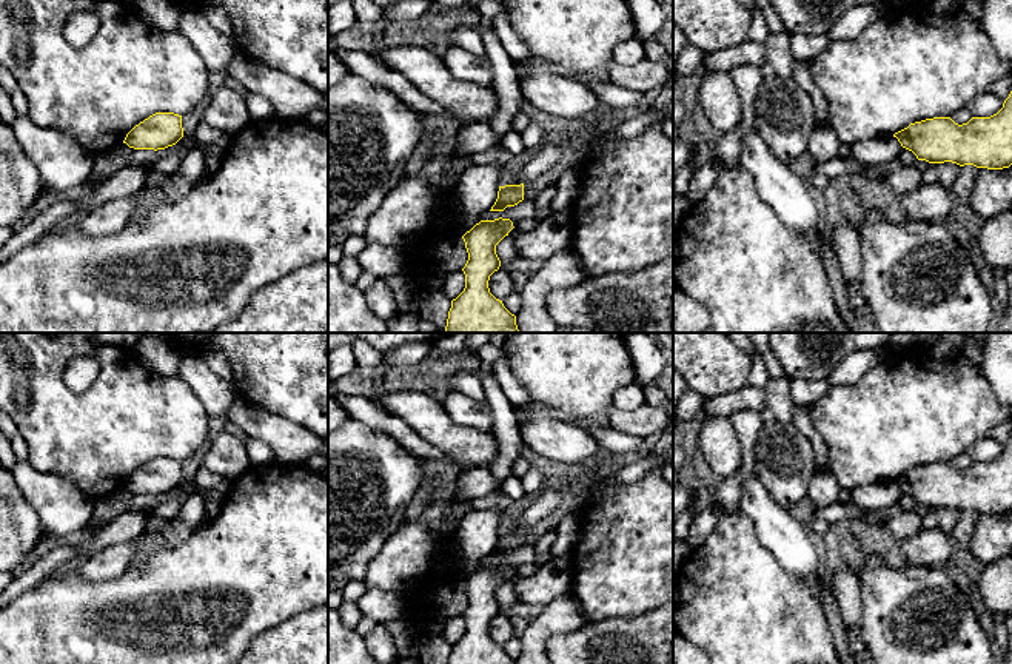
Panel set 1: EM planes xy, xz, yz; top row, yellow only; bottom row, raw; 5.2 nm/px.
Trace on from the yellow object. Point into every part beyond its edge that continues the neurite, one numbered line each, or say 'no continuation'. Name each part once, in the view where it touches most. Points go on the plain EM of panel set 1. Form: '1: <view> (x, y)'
no continuation

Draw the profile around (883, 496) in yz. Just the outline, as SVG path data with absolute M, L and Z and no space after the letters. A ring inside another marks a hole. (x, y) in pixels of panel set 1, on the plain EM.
M881 481L850 490L855 508L864 513L886 513L898 507L901 488L893 481Z

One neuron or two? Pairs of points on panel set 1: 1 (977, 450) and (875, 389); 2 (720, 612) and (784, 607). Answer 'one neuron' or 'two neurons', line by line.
1: two neurons
2: one neuron

